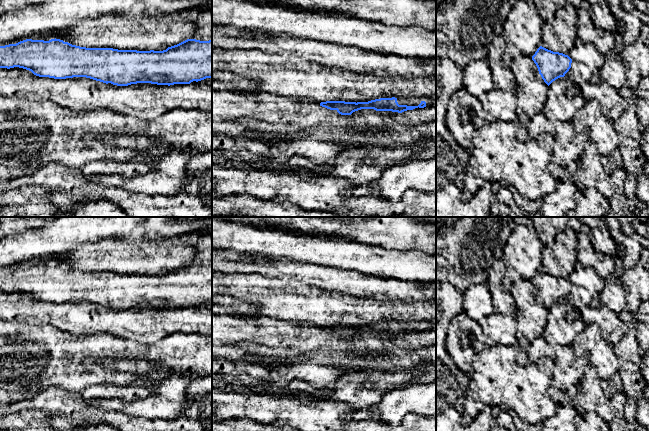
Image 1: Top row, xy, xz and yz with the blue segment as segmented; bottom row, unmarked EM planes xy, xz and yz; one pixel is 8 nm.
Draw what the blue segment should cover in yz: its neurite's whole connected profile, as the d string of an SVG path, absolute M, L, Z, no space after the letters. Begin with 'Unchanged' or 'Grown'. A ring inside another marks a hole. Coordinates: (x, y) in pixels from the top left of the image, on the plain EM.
Unchanged. M542 270L532 280L532 284L548 310L556 303L564 301L571 292L572 287L572 283L568 279L553 276Z

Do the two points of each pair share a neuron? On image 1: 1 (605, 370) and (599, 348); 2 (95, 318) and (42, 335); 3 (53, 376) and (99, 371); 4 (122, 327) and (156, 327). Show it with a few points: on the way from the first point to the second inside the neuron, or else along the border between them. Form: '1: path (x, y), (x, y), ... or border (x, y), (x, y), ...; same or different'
1: path (605, 365), (605, 360), (599, 353); same
2: border (36, 324), (51, 324), (71, 334); different
3: path (64, 374), (88, 374); same
4: path (130, 327), (148, 327); same

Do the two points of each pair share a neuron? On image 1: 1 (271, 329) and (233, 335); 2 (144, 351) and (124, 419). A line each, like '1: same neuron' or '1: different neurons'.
1: same neuron
2: different neurons

